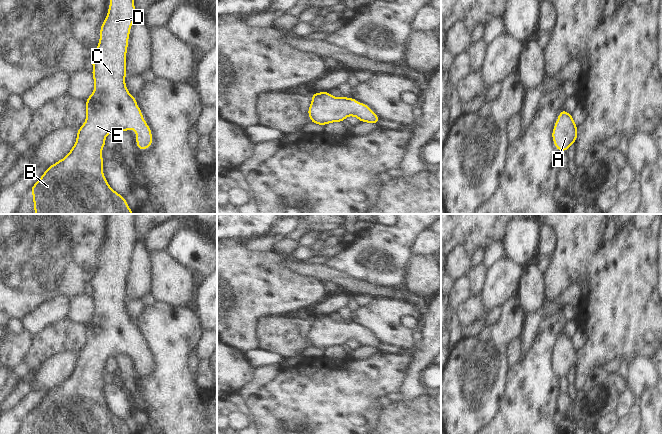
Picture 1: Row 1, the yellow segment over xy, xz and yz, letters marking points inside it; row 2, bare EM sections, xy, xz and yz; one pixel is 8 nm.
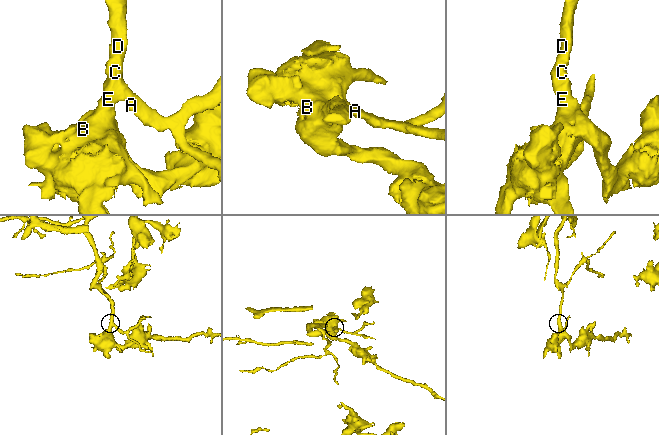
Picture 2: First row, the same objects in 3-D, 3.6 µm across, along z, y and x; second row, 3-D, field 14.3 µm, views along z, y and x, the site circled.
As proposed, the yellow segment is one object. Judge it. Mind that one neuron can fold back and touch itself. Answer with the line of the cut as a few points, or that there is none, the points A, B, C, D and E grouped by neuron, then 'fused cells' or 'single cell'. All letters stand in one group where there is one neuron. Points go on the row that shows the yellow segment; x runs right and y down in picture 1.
no cut; A B C D E; single cell

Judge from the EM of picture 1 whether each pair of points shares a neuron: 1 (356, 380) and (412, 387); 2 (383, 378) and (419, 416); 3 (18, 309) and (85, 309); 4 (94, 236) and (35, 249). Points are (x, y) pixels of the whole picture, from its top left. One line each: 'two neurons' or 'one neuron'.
1: two neurons
2: two neurons
3: two neurons
4: one neuron

